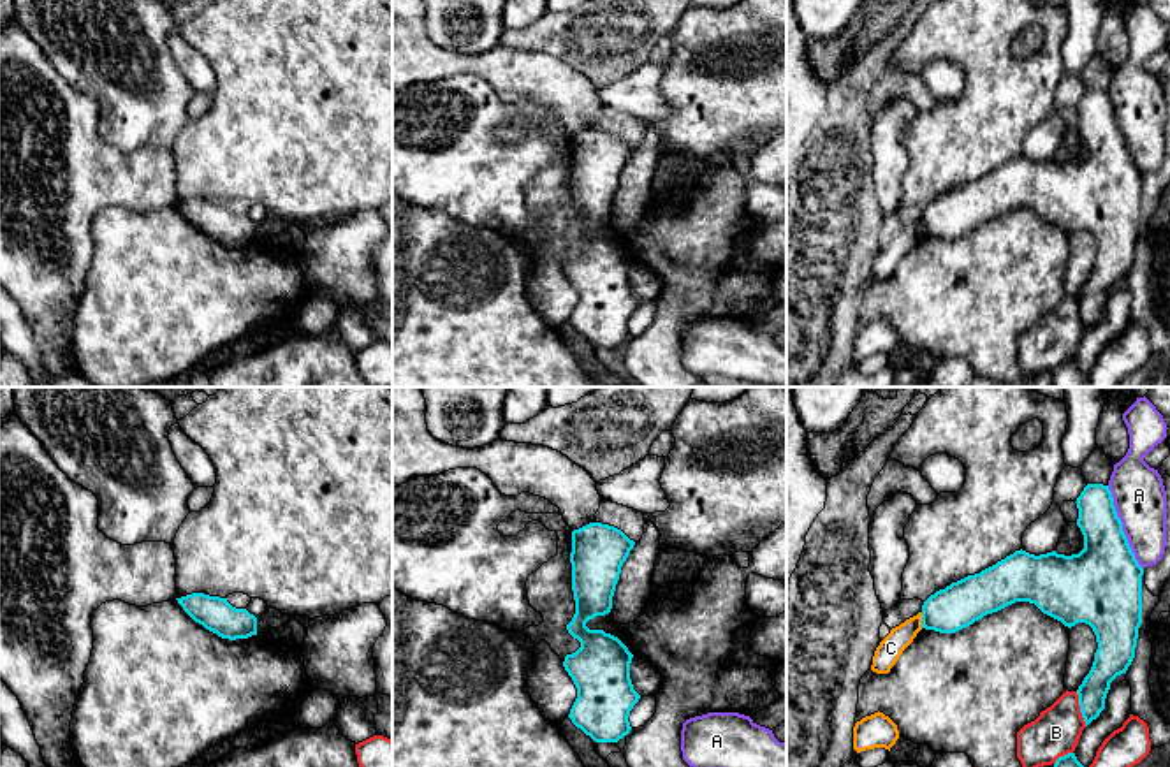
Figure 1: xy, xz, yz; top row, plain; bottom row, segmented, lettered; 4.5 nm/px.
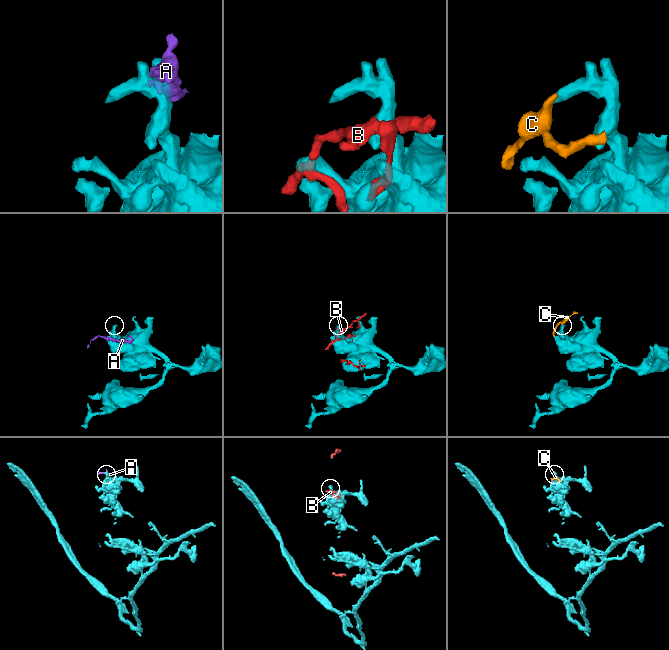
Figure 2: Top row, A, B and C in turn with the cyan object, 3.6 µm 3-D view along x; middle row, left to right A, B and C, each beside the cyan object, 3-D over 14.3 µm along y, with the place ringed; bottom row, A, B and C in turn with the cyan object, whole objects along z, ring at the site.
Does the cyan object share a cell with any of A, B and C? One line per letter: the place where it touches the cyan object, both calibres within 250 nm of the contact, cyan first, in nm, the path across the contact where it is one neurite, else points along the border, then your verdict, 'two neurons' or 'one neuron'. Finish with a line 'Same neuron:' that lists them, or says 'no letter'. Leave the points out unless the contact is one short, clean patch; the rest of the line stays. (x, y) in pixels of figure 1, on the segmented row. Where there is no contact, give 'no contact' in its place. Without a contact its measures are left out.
A: meets cyan in yz at (1121, 528); 340 nm thick on the cyan side, 240 nm on the other; two neurons
B: meets cyan in yz at (1081, 709); 140 nm thick on the cyan side, 220 nm on the other; two neurons
C: meets cyan in yz at (922, 620); 200 nm thick on the cyan side, 110 nm on the other; two neurons
Same neuron: no letter

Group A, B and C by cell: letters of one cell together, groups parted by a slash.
A C / B

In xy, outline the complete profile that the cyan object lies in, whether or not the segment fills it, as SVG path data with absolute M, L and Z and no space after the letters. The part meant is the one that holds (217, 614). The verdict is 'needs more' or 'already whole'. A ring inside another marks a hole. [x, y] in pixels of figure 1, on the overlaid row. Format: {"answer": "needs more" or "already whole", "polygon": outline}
{"answer": "already whole", "polygon": "M192 593L176 600L195 623L222 639L236 640L257 635L257 617L246 609L232 607L227 598Z"}

